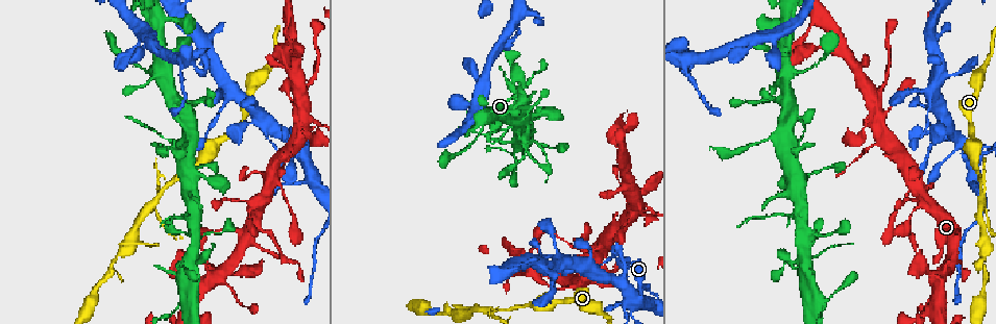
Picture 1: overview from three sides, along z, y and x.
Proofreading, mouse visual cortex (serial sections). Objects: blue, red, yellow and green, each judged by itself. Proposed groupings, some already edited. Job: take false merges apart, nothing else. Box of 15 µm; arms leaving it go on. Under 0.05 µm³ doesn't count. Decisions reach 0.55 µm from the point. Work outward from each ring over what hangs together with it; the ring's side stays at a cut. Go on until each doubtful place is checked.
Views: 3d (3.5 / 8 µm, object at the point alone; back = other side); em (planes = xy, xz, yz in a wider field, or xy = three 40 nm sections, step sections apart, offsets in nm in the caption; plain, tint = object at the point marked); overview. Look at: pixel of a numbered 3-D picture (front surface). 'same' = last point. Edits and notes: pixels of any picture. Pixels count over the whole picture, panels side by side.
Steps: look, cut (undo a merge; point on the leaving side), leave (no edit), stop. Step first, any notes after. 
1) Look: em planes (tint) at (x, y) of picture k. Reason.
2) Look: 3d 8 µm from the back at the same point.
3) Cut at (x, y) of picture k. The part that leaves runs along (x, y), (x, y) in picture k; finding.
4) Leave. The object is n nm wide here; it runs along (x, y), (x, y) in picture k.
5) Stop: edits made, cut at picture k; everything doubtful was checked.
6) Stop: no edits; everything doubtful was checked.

Look: 3d 8 µm at (595, 281) of picture 1. Thin neck.

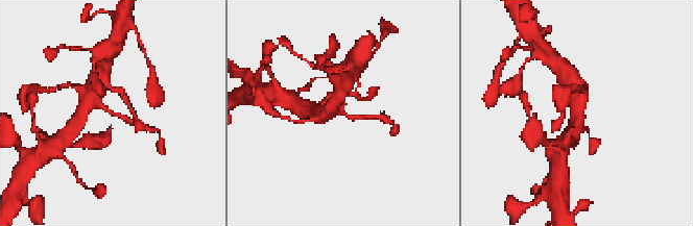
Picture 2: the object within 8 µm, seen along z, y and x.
Look: 3d 3.5 µm at (343, 113) of picture 2.

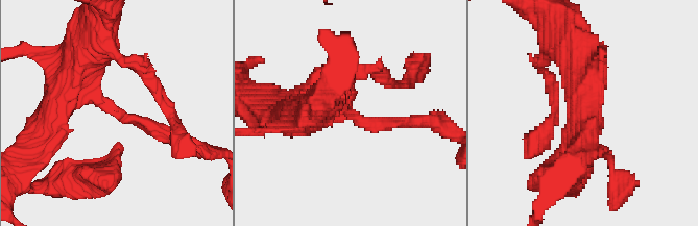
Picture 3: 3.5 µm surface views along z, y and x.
Look: em xy step 1 (tint) at (111, 113) of picture 3. Now the EM.

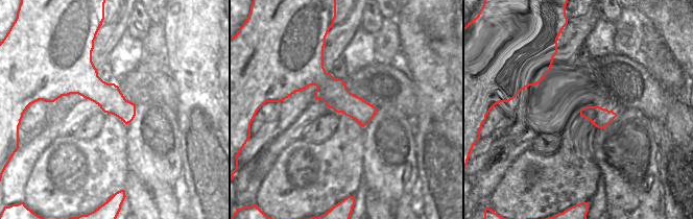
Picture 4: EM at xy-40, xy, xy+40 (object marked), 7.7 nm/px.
Leave. The arms are 200, 500 nm wide; one cell here.

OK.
Look: 3d 3.5 µm at (190, 215) of picture 1. Sudden change in width.

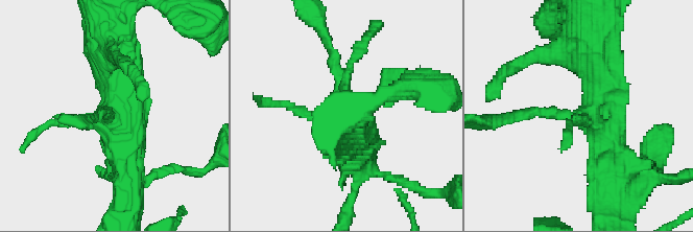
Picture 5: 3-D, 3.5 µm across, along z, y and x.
Look: em xy step 5 (plain) at (106, 119) of picture 5.

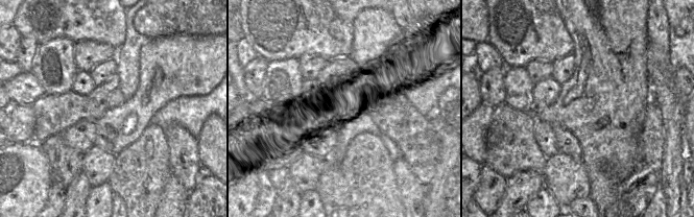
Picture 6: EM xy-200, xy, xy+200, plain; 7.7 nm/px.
Look: em xy step 5 (tint) at the same point.

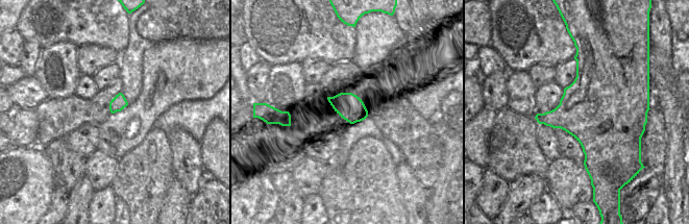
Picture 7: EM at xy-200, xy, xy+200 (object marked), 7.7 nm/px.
Leave. It runs along (601, 73), (601, 108), (582, 118), (516, 118) in picture 5; all the same cell.

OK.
Look: 3d 3.5 µm at (488, 308) of picture 1.

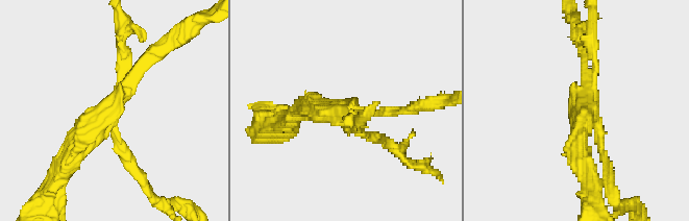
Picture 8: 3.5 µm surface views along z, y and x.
Leave. It runs along (152, 56), (123, 86), (66, 166) in picture 8; continuous, no second cell.

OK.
Look: 3d 3.5 µm at (446, 312) of picture 1. Sudden change in width.

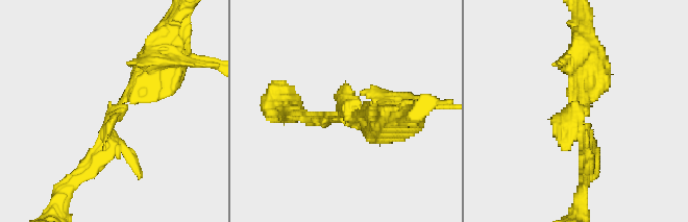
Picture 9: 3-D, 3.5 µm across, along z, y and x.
Leave. One cell here.

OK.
Stop: no edits; everything doubtful was checked.

